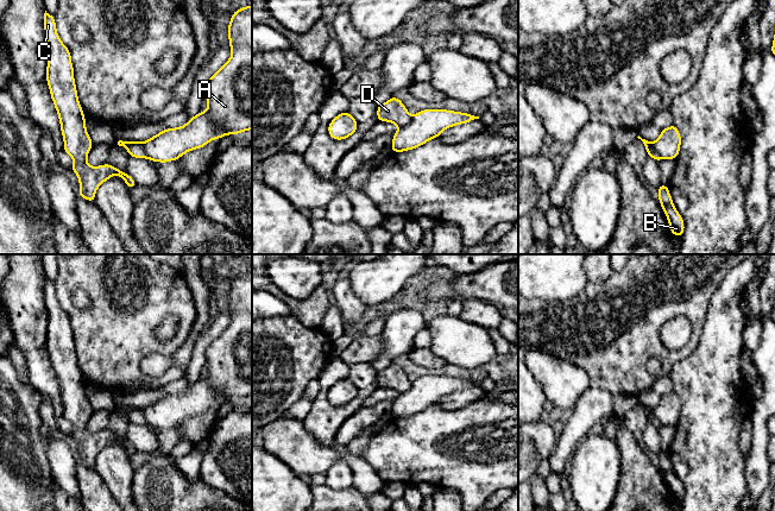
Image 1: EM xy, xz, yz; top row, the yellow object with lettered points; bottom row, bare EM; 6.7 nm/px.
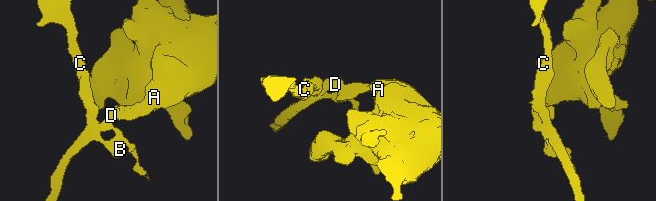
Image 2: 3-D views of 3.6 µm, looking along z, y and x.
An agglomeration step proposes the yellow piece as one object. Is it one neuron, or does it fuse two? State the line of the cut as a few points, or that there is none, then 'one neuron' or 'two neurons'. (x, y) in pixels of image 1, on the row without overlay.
xz (411, 383), (407, 391), (398, 395) | two neurons

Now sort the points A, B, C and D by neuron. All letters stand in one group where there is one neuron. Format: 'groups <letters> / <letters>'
groups A / B C D

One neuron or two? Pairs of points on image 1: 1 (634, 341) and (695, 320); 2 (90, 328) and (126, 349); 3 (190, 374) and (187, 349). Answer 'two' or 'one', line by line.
1: one
2: one
3: two

